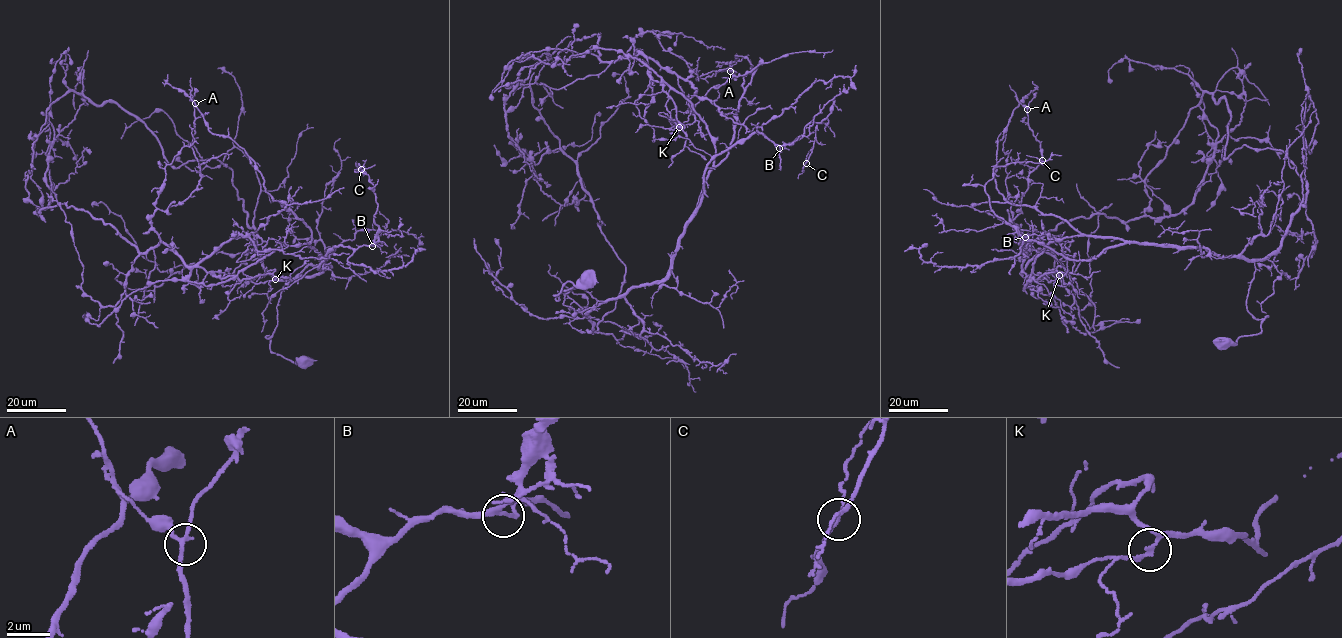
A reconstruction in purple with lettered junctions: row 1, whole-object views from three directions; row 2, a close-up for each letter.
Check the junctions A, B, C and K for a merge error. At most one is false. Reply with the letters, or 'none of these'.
K

